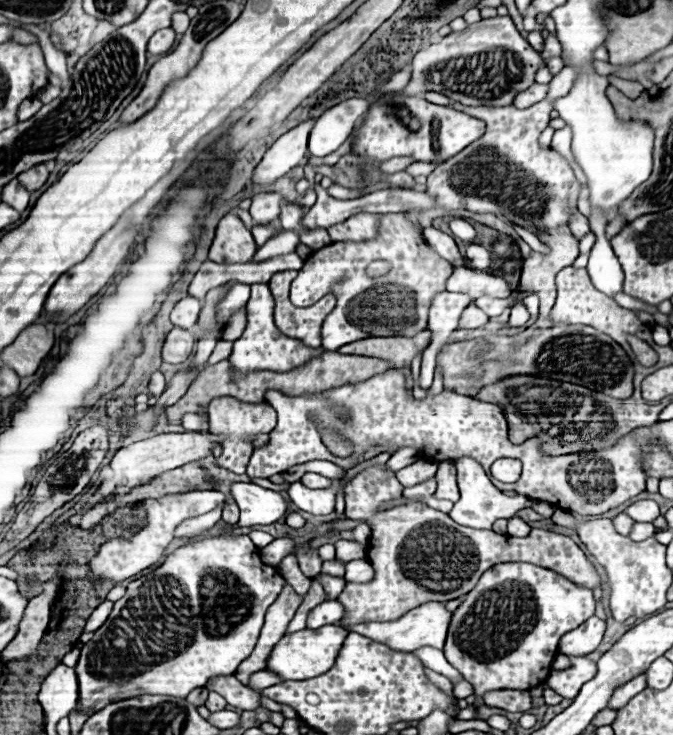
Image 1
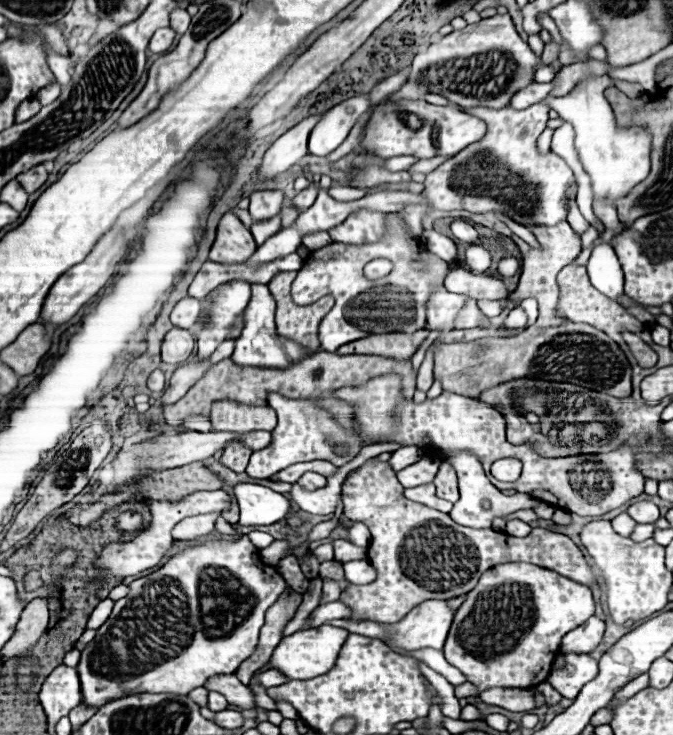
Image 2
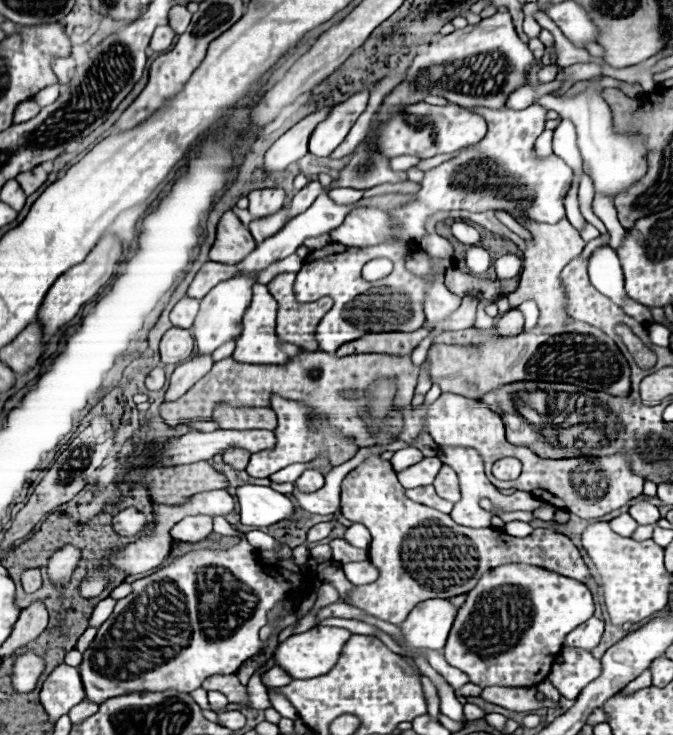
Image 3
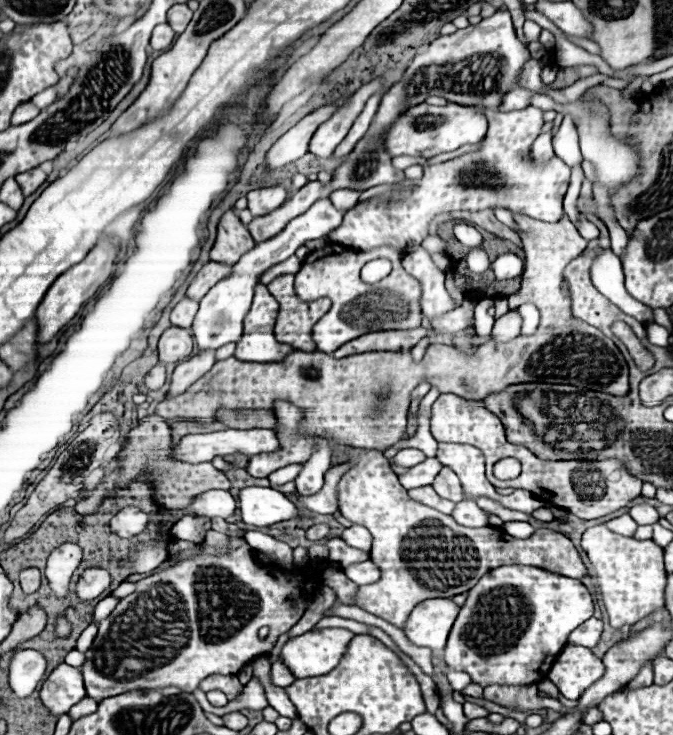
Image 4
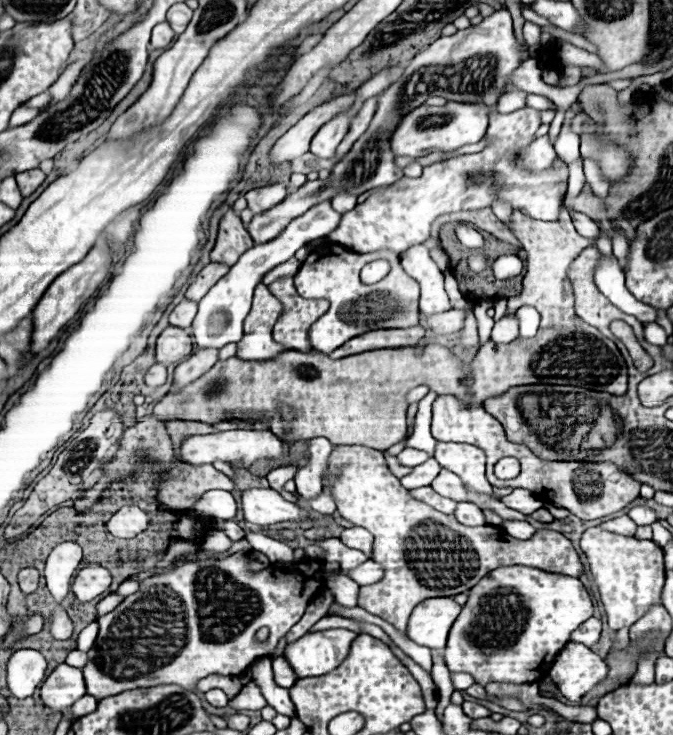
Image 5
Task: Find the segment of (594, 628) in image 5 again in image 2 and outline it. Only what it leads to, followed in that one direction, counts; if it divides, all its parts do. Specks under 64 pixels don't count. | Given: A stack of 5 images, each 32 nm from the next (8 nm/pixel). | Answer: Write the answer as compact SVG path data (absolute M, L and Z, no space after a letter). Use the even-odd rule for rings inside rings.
M592 616L590 620L586 620L586 624L574 628L562 638L560 652L562 654L568 654L568 652L590 654L600 644L602 636L604 636L604 620Z

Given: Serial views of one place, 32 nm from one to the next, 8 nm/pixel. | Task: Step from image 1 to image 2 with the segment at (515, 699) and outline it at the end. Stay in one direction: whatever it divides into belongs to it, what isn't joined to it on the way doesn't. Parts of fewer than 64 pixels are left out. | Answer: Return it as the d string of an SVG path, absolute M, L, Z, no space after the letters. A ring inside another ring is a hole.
M490 688L482 692L480 698L490 706L500 706L510 712L528 712L536 708L532 688Z

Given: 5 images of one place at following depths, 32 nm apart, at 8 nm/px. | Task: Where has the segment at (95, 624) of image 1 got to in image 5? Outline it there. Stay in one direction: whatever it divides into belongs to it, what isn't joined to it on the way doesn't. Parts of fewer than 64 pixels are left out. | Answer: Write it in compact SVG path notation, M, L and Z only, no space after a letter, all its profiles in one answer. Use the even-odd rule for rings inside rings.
M116 594L106 596L106 598L104 598L104 600L100 600L100 602L98 602L98 606L96 606L96 618L106 616L106 614L108 614L108 612L112 612L120 602L122 602L122 596L116 596Z

